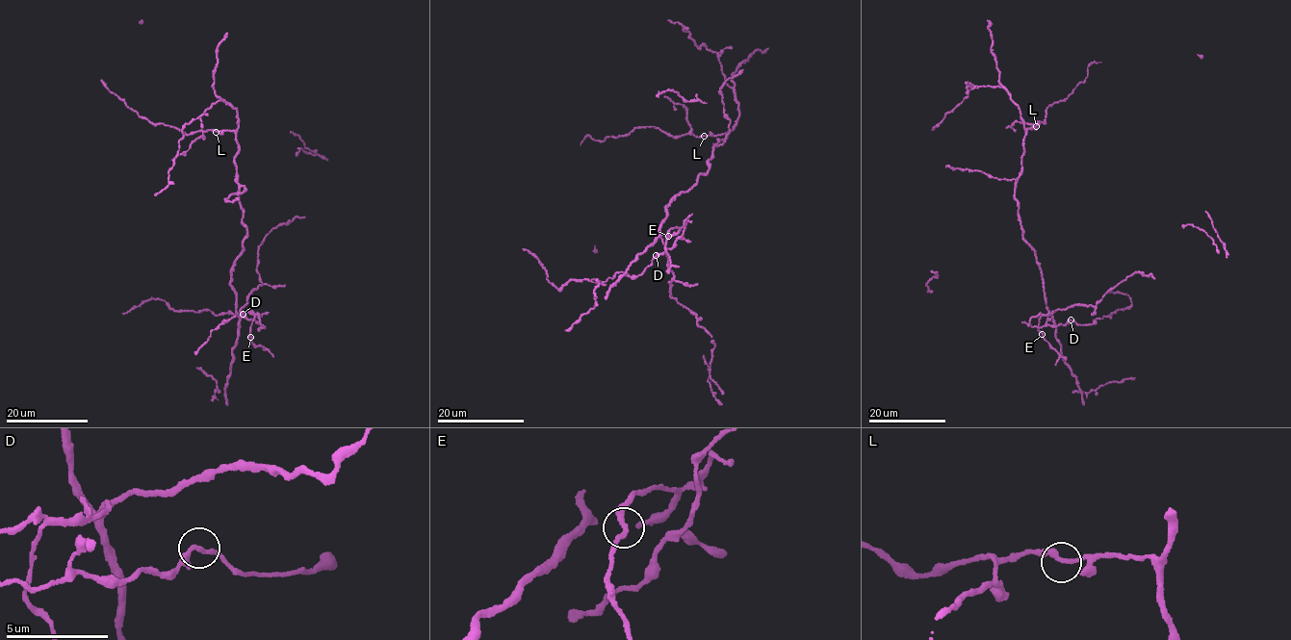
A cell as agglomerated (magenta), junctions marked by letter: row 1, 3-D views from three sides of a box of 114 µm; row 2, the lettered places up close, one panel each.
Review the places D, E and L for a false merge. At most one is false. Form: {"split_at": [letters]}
{"split_at": []}

